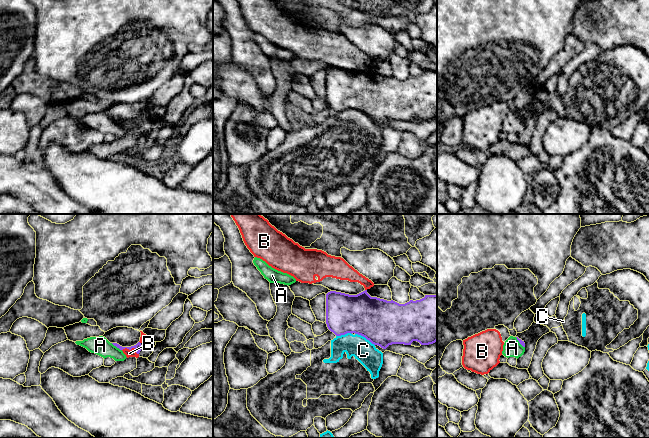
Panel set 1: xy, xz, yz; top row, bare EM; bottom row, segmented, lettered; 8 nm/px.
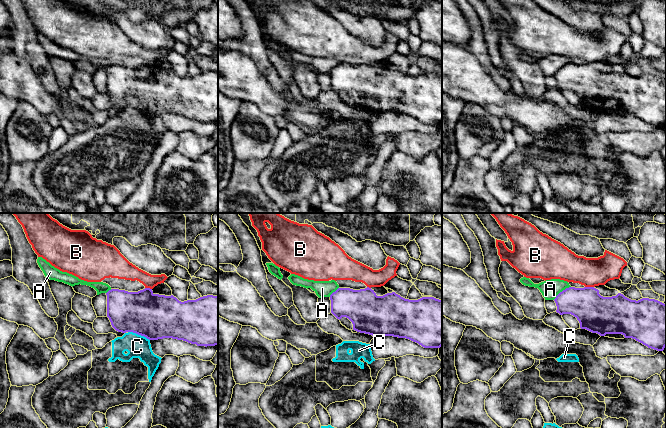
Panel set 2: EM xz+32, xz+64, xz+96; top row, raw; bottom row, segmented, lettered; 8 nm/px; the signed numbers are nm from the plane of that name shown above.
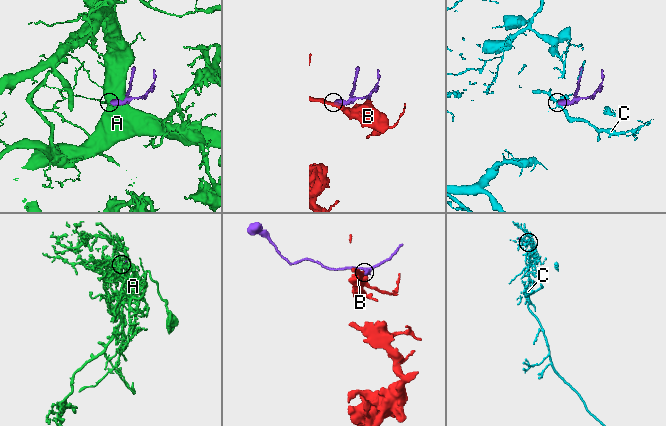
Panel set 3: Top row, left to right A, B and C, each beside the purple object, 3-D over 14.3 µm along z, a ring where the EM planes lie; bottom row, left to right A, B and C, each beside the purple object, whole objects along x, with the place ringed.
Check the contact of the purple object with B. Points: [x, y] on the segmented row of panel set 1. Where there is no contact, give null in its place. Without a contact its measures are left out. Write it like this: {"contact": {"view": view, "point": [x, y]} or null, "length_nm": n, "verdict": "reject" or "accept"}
{"contact": {"view": "xy", "point": [131, 348]}, "length_nm": 140, "verdict": "reject"}

